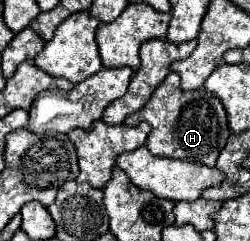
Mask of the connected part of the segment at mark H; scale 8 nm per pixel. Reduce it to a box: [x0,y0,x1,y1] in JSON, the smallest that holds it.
[124,72,230,166]

